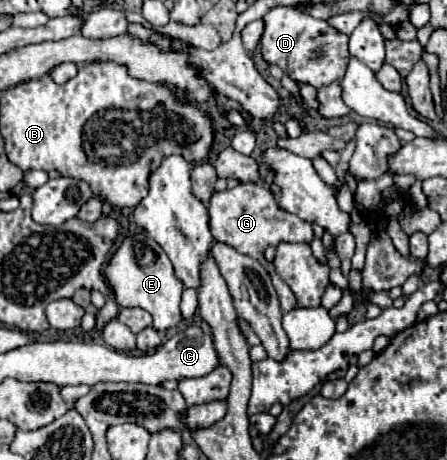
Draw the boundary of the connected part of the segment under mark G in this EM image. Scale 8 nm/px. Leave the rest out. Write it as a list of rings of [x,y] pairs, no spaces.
[[[239,183],[235,189],[225,189],[225,191],[213,193],[213,197],[209,201],[209,227],[211,227],[211,235],[215,237],[215,241],[223,241],[223,243],[235,247],[239,253],[257,259],[267,269],[267,273],[271,275],[273,287],[277,291],[279,303],[281,303],[281,311],[283,313],[291,311],[295,305],[295,295],[289,291],[287,283],[275,273],[273,263],[267,263],[263,259],[263,251],[267,245],[277,245],[281,241],[311,243],[311,239],[313,239],[311,223],[279,209],[273,193],[267,187],[263,187],[261,183]]]

